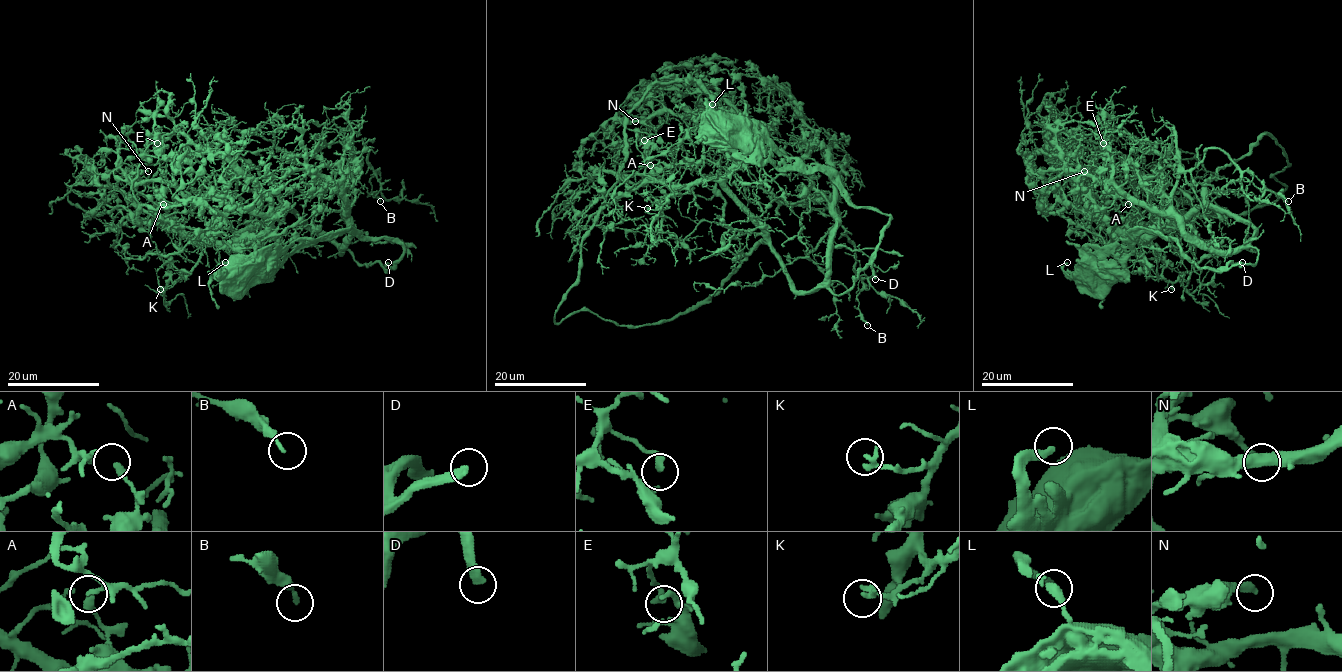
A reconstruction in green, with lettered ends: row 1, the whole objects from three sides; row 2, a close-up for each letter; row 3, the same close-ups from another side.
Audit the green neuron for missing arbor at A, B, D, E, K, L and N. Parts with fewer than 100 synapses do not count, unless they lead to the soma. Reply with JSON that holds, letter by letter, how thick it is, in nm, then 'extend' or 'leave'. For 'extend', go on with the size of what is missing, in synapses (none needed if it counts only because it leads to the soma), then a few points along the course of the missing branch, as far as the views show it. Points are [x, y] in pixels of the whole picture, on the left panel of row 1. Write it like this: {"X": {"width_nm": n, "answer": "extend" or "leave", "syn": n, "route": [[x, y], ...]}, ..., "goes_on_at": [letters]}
{"A": {"width_nm": 200, "answer": "leave"}, "B": {"width_nm": 140, "answer": "leave"}, "D": {"width_nm": 320, "answer": "extend", "syn": 9500}, "E": {"width_nm": 260, "answer": "leave"}, "K": {"width_nm": 240, "answer": "leave"}, "L": {"width_nm": 320, "answer": "leave"}, "N": {"width_nm": 280, "answer": "leave"}, "goes_on_at": ["D"]}

